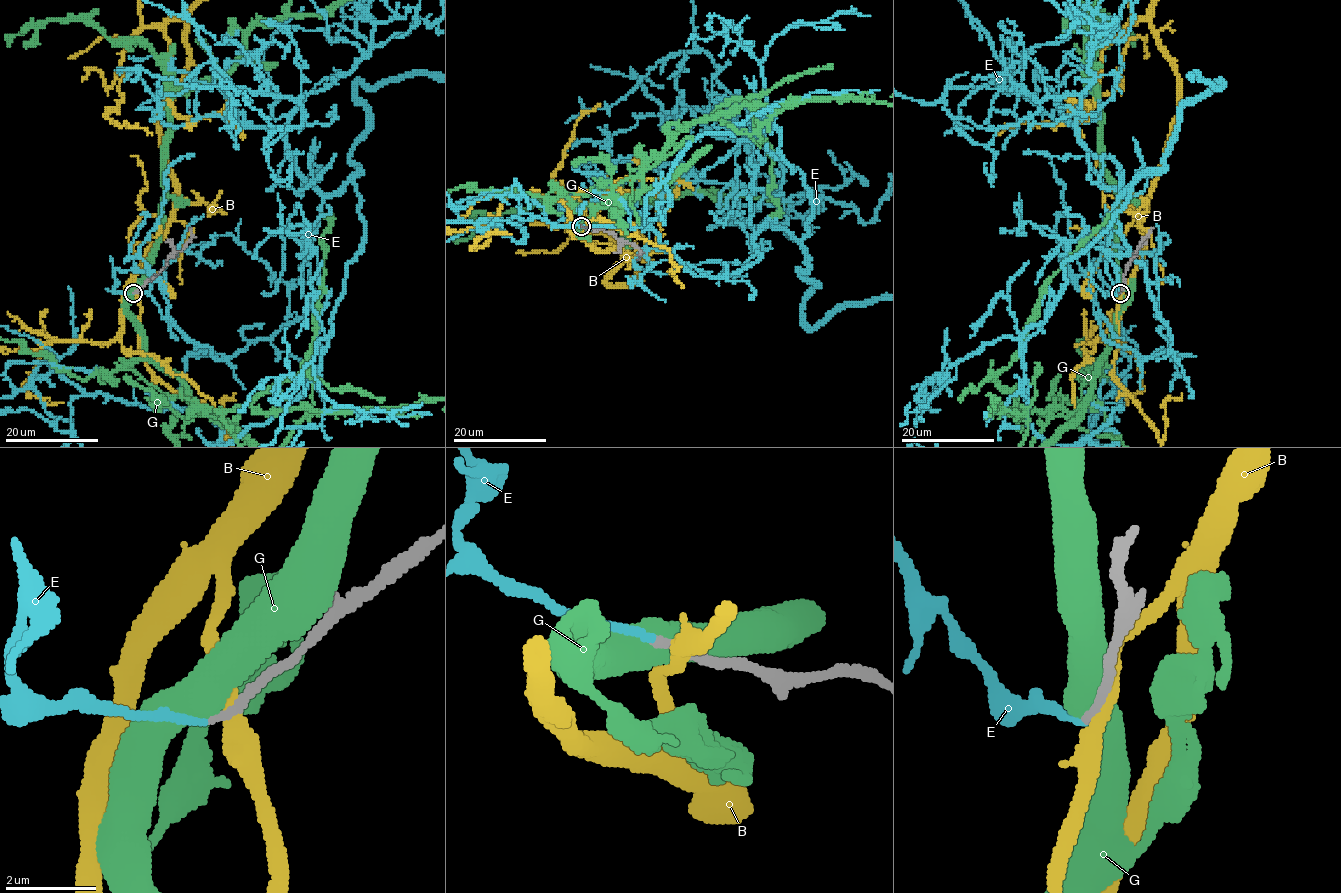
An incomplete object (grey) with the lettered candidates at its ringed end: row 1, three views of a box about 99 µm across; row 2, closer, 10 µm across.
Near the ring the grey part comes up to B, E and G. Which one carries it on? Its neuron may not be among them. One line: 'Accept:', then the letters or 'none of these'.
Accept: E

